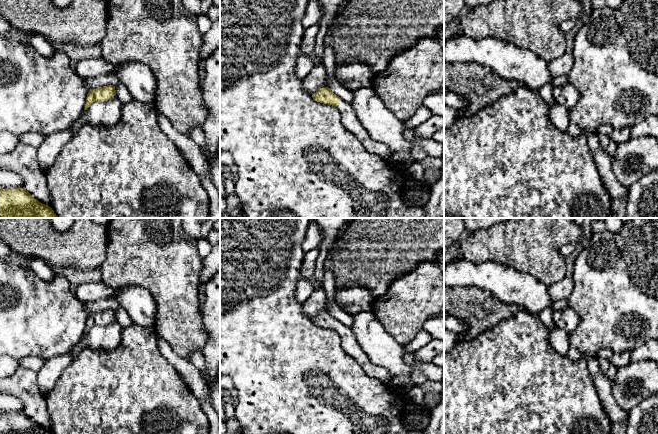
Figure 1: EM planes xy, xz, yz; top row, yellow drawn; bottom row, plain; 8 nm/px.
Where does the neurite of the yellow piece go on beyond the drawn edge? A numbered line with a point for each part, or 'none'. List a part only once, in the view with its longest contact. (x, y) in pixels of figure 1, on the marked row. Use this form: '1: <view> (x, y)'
1: xz (349, 119)

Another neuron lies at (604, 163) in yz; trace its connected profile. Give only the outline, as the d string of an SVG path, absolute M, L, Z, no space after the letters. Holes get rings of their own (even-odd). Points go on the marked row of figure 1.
M594 132L588 136L588 144L594 156L602 181L606 190L609 192L611 199L627 199L629 189L622 186L613 176L612 159L609 157L606 150L602 149L598 132Z

